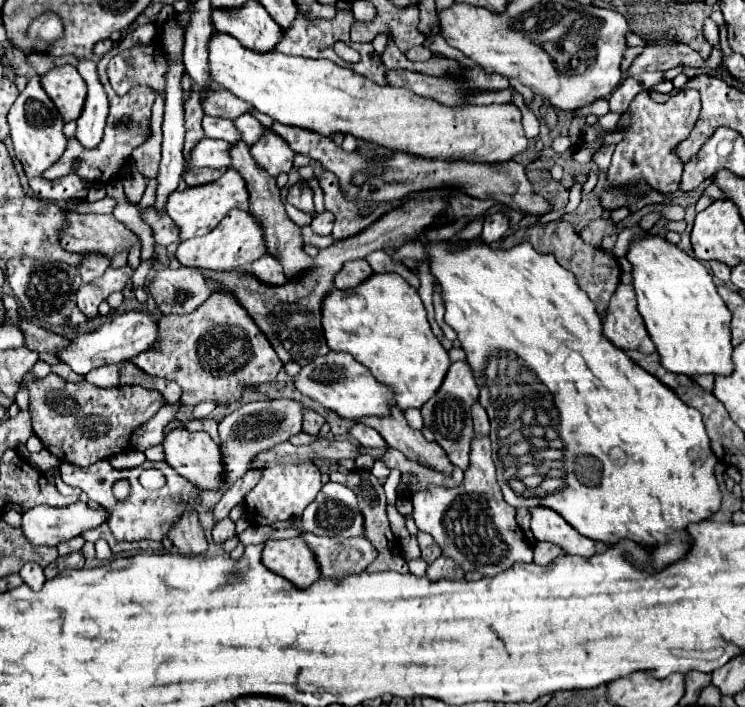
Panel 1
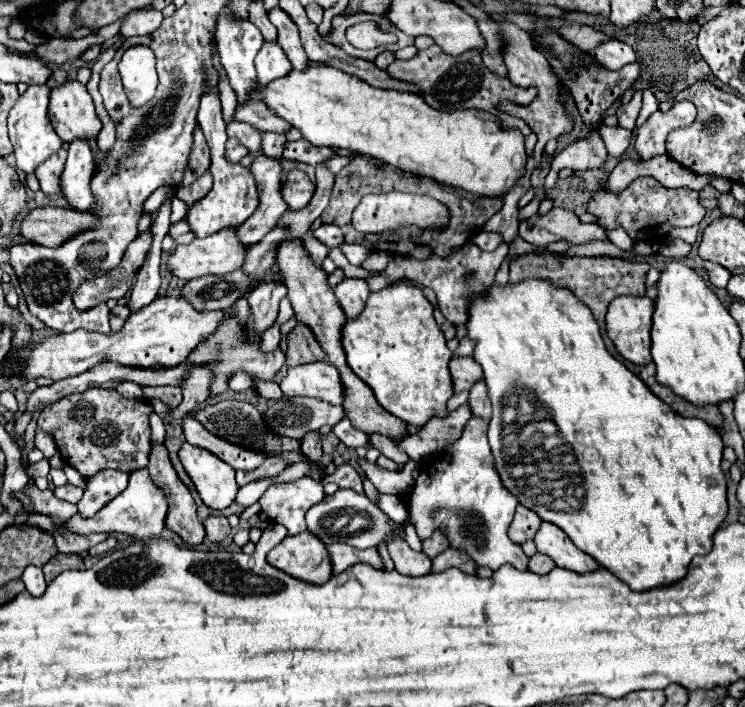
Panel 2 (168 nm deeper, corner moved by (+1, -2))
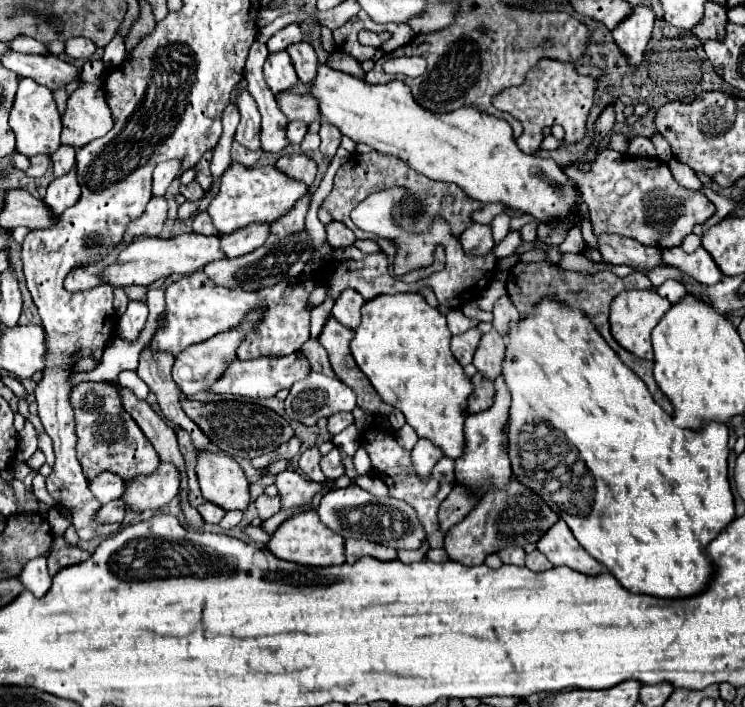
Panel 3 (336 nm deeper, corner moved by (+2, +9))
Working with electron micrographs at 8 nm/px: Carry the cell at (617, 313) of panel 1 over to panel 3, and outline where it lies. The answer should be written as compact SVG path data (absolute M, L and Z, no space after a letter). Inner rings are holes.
M638 289L622 291L620 295L614 297L614 301L610 305L610 327L612 327L614 339L626 351L634 353L636 357L640 357L640 359L652 359L650 331L660 321L662 313L666 313L666 309L670 309L670 301L666 301L664 297L660 297L654 289L646 289L646 291L638 291Z

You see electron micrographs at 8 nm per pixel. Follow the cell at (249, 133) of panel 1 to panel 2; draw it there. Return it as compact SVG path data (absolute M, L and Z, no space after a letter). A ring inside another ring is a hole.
M263 132L263 154L269 158L283 158L285 142L287 142L285 134Z

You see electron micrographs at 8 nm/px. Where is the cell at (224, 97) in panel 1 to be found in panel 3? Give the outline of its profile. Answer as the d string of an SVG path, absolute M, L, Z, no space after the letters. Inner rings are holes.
M284 91L284 93L276 95L276 103L278 103L280 111L288 117L288 121L312 123L312 121L320 119L318 117L318 103L314 101L314 97Z

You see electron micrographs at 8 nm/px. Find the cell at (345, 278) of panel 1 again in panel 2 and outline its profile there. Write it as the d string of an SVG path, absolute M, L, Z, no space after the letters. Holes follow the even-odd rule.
M345 278L337 288L335 288L335 296L345 312L345 316L349 320L353 320L355 316L359 316L359 312L363 312L367 296L369 296L369 288L365 280L357 280L357 278Z

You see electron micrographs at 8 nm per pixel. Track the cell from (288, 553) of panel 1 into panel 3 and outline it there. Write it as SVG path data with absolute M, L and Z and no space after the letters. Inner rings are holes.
M314 511L310 513L300 513L290 519L286 519L270 537L268 549L284 561L292 563L302 563L302 565L312 565L312 567L328 567L328 565L342 565L344 559L344 537L338 533L326 529L322 521L318 521L318 515Z

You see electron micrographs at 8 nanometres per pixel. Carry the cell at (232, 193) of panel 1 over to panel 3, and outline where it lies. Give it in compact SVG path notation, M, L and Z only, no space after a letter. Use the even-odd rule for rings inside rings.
M230 163L230 167L222 175L220 189L212 197L212 201L210 201L206 211L208 211L210 219L212 219L212 225L224 235L224 233L232 233L234 229L240 229L244 225L256 223L256 221L266 221L266 223L276 221L306 191L308 191L306 185L286 177L284 173L280 173L272 165L266 165L266 167L244 167L242 163Z

